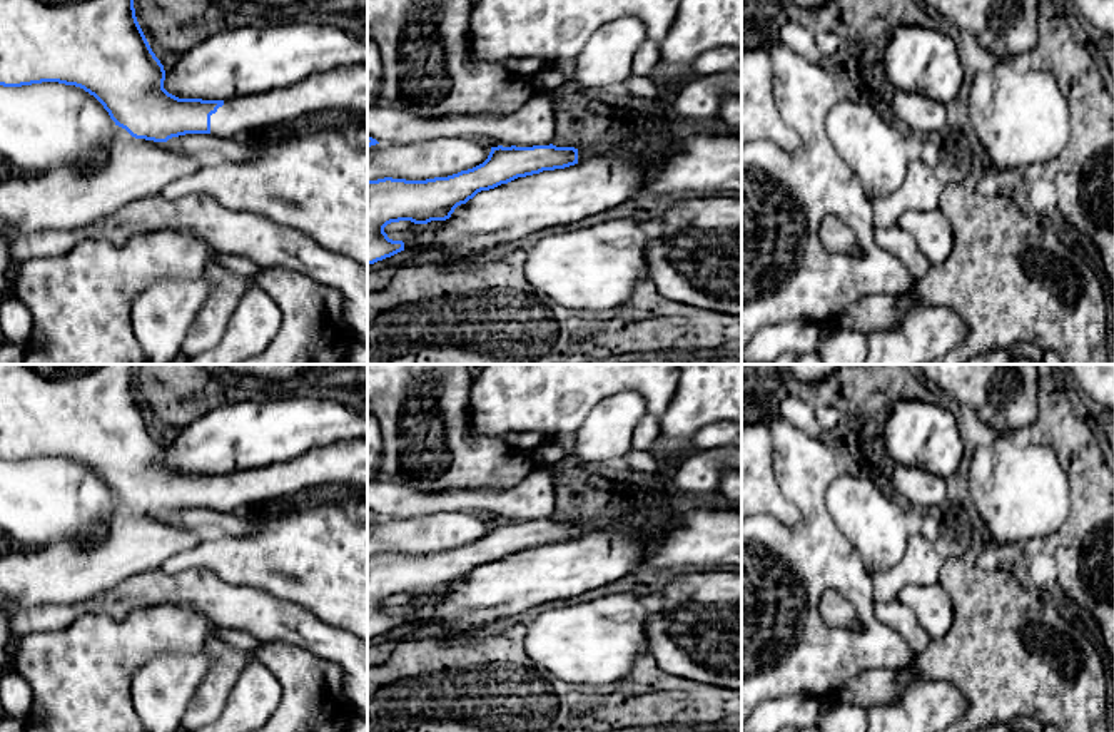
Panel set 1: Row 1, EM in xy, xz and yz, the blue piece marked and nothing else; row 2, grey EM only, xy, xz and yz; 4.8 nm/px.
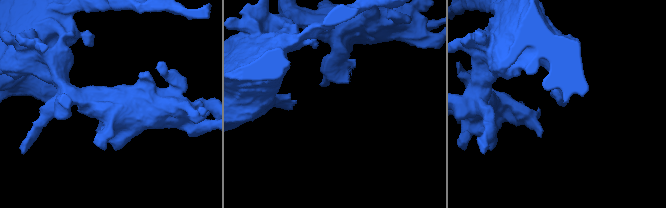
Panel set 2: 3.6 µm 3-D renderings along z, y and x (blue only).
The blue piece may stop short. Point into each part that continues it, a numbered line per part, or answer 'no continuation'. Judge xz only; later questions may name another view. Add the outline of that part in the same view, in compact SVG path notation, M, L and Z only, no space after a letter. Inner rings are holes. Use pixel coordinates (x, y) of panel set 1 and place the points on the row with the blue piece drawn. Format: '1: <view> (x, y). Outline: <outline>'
1: xz (583, 152). Outline: M590 145L590 147L578 147L578 162L585 162L586 159L603 154L610 150L611 145Z

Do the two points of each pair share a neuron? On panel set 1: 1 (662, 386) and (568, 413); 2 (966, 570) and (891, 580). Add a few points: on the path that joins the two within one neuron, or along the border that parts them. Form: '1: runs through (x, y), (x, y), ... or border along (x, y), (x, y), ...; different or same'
1: runs through (638, 381), (600, 381), (592, 390); same
2: border along (944, 560), (937, 582); different

